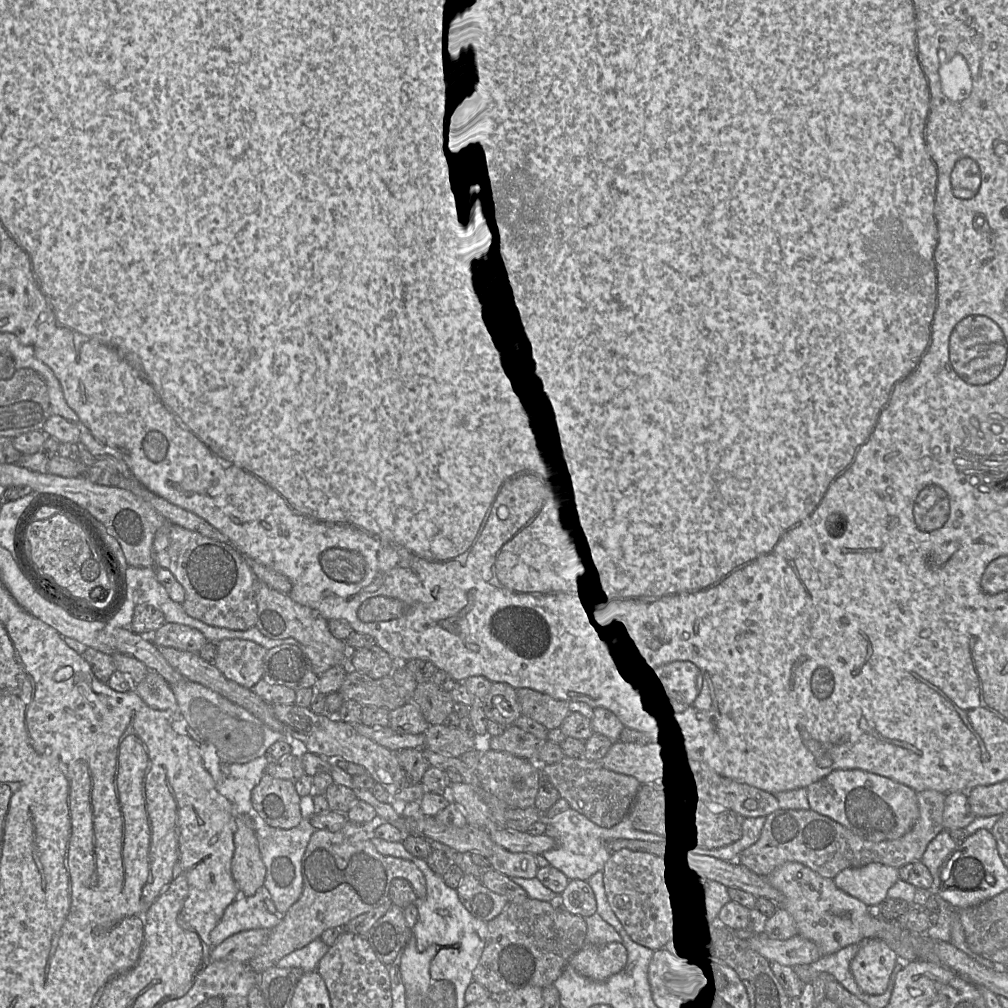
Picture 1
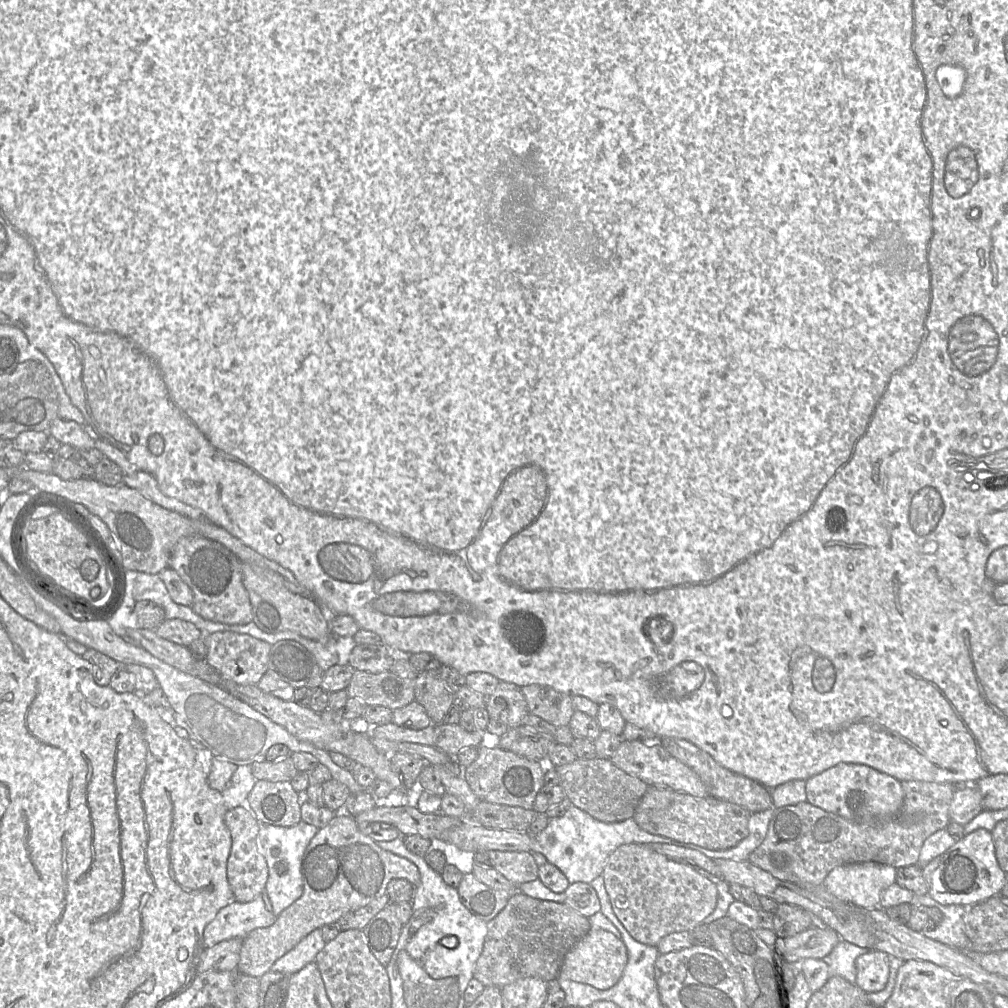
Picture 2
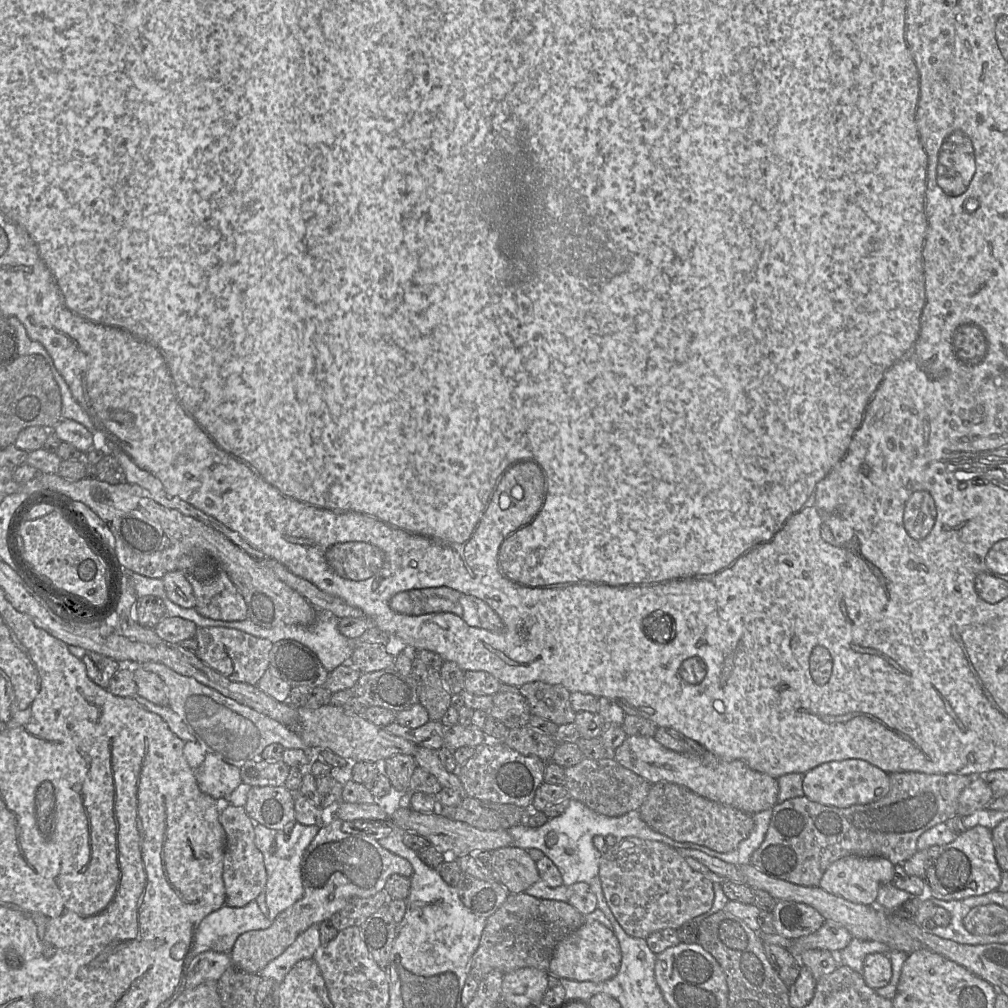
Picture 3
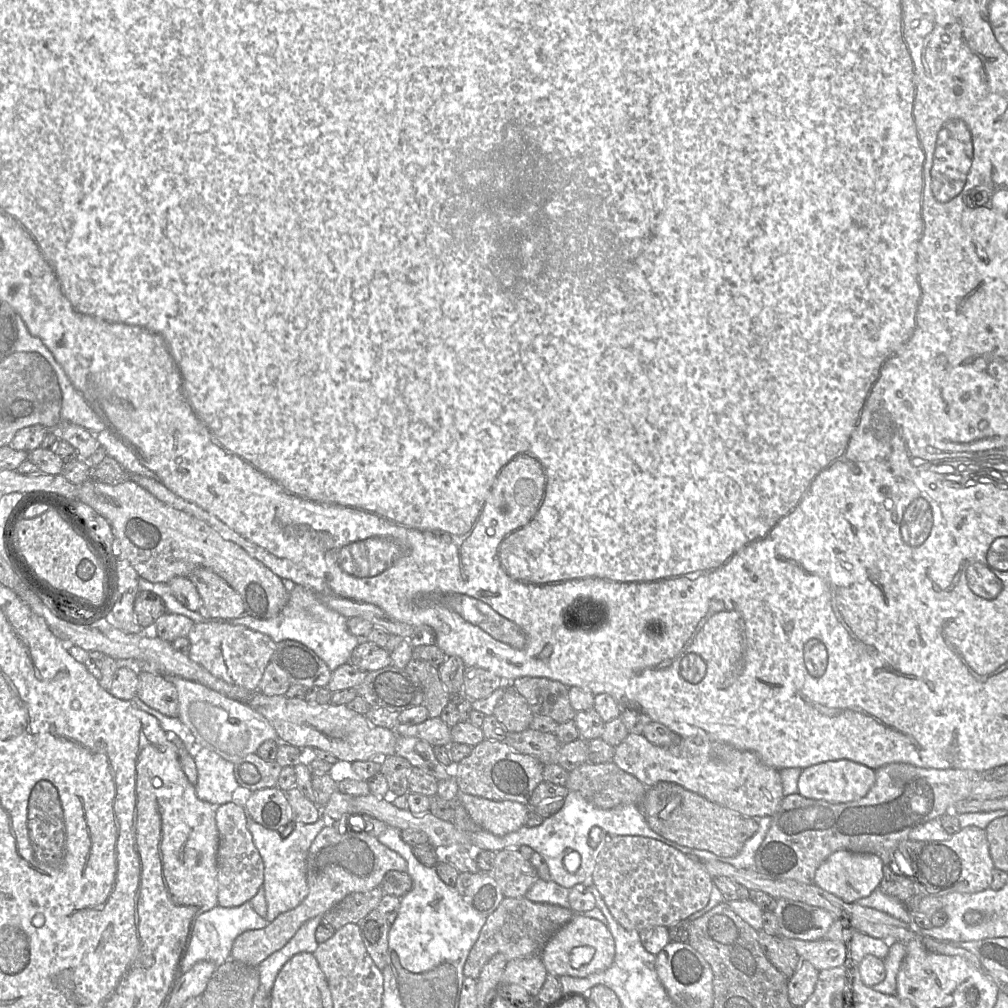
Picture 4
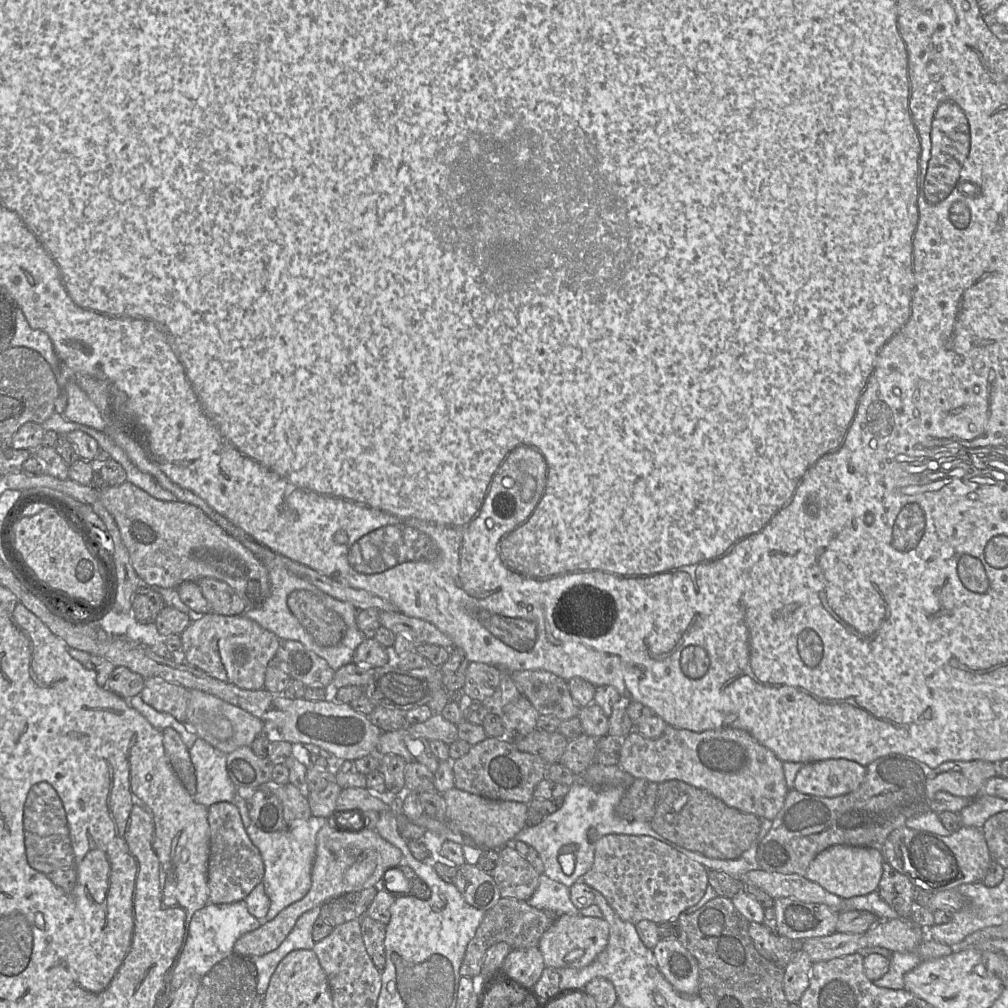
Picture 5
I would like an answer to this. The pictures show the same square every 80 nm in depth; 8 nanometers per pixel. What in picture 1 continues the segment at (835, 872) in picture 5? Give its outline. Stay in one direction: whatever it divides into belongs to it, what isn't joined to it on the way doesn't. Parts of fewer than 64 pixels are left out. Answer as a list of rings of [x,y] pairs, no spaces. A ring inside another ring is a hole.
[[[882,863],[846,868],[834,878],[835,885],[857,898],[869,908],[876,909],[886,900],[888,890],[899,880],[896,867]]]

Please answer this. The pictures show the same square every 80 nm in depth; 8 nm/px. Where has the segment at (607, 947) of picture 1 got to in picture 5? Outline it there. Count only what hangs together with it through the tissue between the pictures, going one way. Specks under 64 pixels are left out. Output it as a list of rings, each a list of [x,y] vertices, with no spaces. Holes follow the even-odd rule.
[[[563,914],[541,936],[538,948],[546,967],[582,968],[596,958],[607,946],[610,935],[609,924],[605,918],[585,917],[581,914]]]

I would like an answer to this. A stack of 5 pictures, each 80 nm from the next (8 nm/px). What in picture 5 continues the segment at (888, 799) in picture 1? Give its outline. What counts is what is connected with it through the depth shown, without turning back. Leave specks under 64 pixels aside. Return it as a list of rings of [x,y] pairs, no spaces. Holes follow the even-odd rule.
[[[845,758],[810,762],[796,774],[793,789],[821,797],[845,795],[859,788],[866,771],[866,766]]]

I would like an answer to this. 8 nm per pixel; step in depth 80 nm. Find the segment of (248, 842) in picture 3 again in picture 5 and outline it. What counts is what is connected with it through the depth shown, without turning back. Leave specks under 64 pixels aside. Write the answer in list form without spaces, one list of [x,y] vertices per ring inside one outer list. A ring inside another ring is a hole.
[[[217,802],[208,807],[210,853],[208,859],[209,903],[224,904],[245,900],[263,881],[265,866],[259,849],[243,825],[240,812],[232,802]]]

